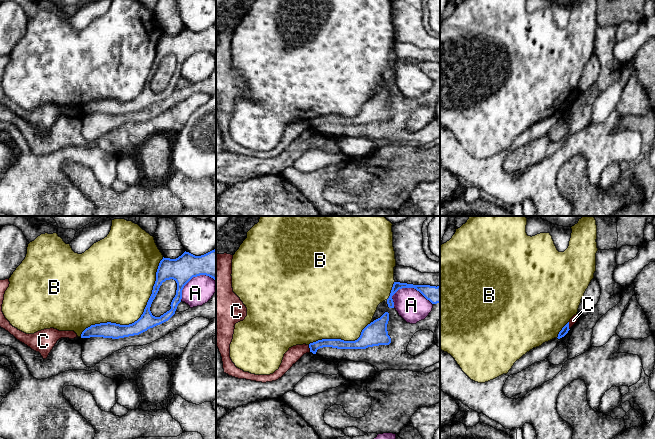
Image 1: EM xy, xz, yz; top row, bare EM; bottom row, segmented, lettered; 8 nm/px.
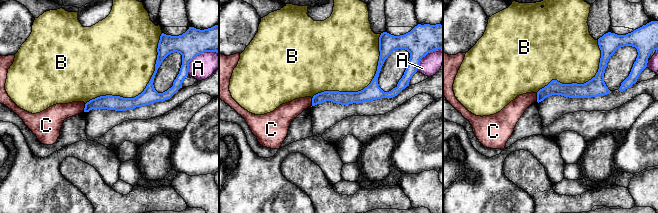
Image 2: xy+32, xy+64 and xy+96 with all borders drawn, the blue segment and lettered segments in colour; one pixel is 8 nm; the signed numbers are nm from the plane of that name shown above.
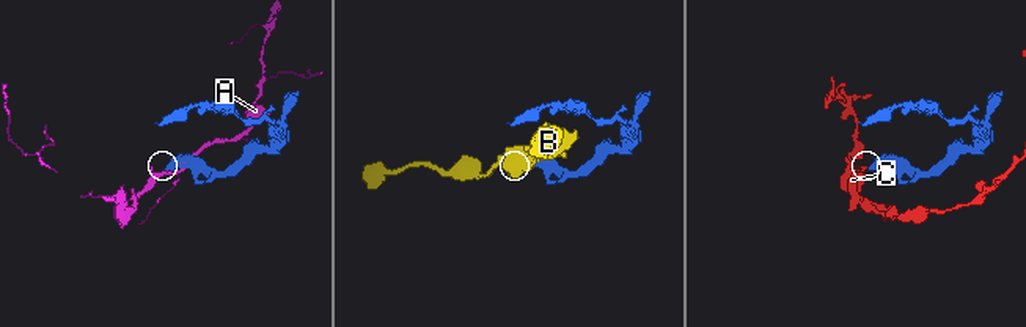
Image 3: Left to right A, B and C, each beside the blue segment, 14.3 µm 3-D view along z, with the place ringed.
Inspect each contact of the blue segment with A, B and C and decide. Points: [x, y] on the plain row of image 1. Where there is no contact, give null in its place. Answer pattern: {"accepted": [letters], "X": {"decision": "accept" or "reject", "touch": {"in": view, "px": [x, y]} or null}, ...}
{"accepted": [], "A": {"decision": "reject", "touch": {"in": "xz", "px": [412, 63]}}, "B": {"decision": "reject", "touch": {"in": "xy", "px": [139, 94]}}, "C": {"decision": "reject", "touch": {"in": "yz", "px": [568, 102]}}}

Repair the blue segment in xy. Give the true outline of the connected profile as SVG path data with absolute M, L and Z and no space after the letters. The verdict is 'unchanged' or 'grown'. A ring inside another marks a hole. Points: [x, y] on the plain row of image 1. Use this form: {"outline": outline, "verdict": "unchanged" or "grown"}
{"outline": "M216 25L201 32L195 32L185 27L176 35L163 33L156 48L156 57L152 70L143 90L137 97L129 101L111 98L91 101L82 108L81 114L103 113L119 115L139 111L150 104L168 97L175 90L177 82L181 78L184 62L193 53L200 51L206 51L216 56ZM170 55L175 56L177 59L176 71L170 81L171 85L160 93L155 93L150 87L151 80L162 59Z", "verdict": "unchanged"}

